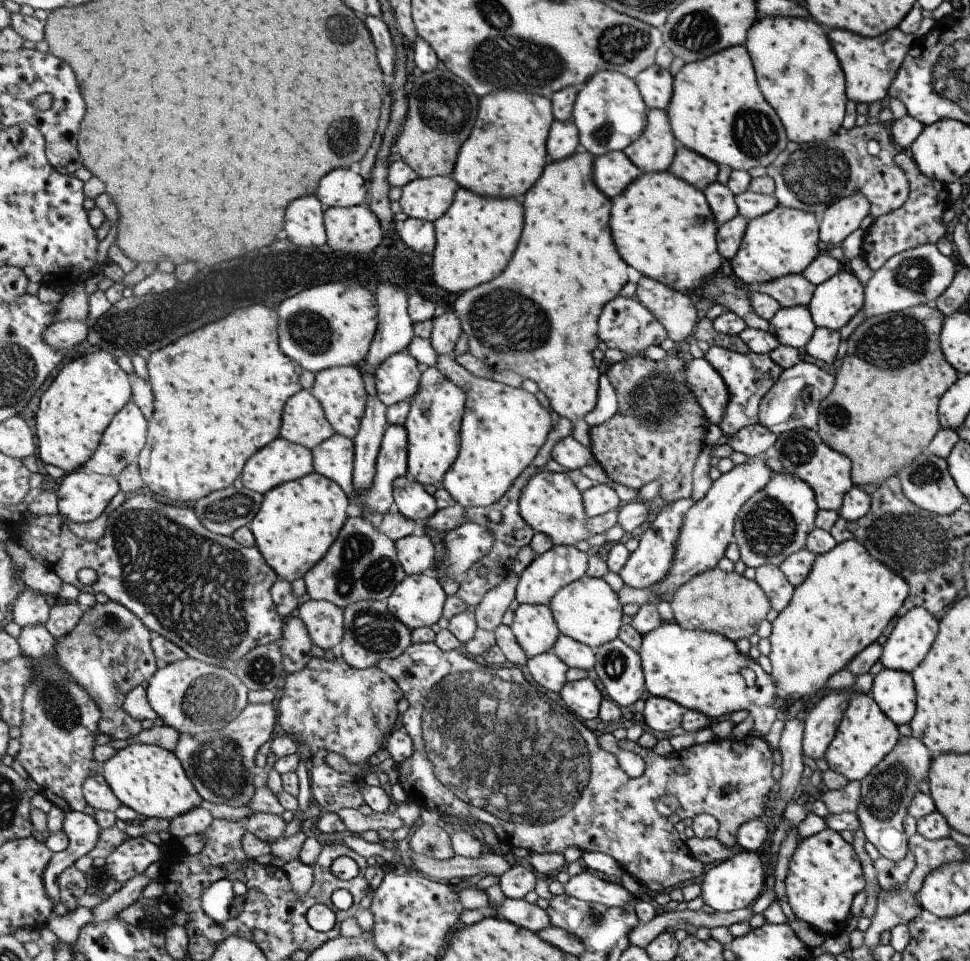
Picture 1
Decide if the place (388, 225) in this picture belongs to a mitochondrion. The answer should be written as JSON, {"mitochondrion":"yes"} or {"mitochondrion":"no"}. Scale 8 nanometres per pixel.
{"mitochondrion":"no"}

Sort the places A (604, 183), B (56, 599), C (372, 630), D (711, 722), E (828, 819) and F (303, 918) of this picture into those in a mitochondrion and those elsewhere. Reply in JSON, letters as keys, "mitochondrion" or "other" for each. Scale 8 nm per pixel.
{"A":"other","B":"other","C":"mitochondrion","D":"other","E":"other","F":"other"}

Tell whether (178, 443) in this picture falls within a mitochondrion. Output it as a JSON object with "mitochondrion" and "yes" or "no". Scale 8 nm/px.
{"mitochondrion":"no"}

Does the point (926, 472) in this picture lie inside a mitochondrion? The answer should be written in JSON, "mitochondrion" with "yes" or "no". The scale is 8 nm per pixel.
{"mitochondrion":"yes"}

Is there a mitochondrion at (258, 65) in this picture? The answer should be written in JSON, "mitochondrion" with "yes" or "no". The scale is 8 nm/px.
{"mitochondrion":"no"}

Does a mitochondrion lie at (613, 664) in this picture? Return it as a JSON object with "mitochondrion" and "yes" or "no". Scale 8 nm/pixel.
{"mitochondrion":"yes"}

